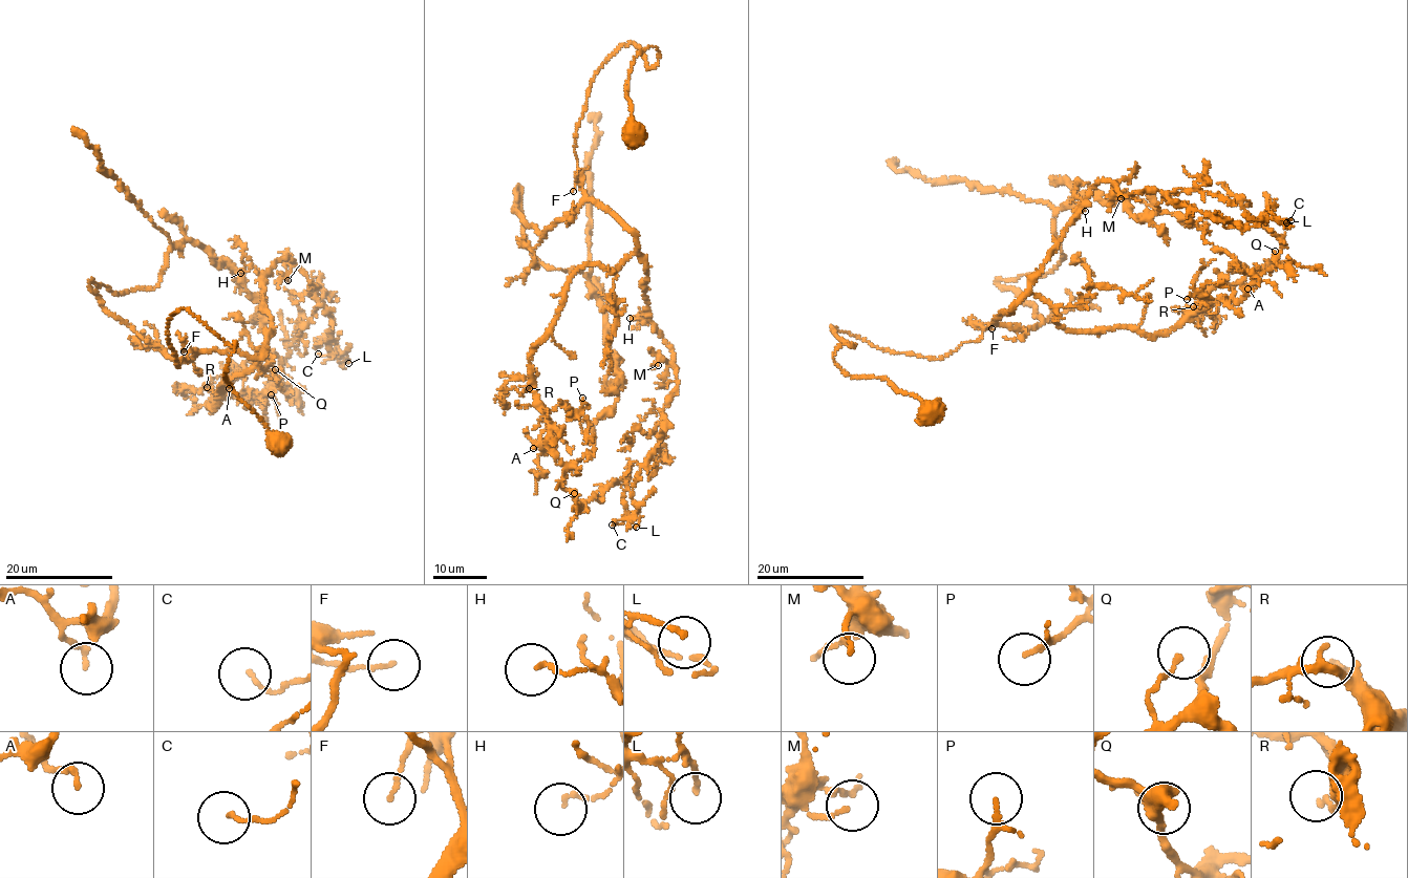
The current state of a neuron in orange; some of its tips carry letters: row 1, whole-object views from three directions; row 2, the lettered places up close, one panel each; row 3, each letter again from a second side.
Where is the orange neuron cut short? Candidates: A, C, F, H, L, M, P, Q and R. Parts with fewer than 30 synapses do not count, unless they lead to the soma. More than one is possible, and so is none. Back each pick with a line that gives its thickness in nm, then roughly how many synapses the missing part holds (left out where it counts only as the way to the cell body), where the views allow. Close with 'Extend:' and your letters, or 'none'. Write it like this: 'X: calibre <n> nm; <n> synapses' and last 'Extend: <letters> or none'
Extend: none

